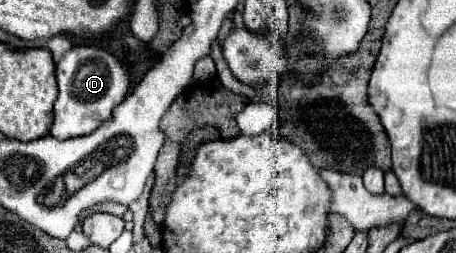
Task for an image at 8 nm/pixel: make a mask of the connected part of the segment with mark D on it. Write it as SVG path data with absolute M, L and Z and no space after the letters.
M75 46L57 64L59 96L53 106L49 134L57 140L87 136L113 118L113 108L123 102L129 90L129 72L109 52L95 46Z

